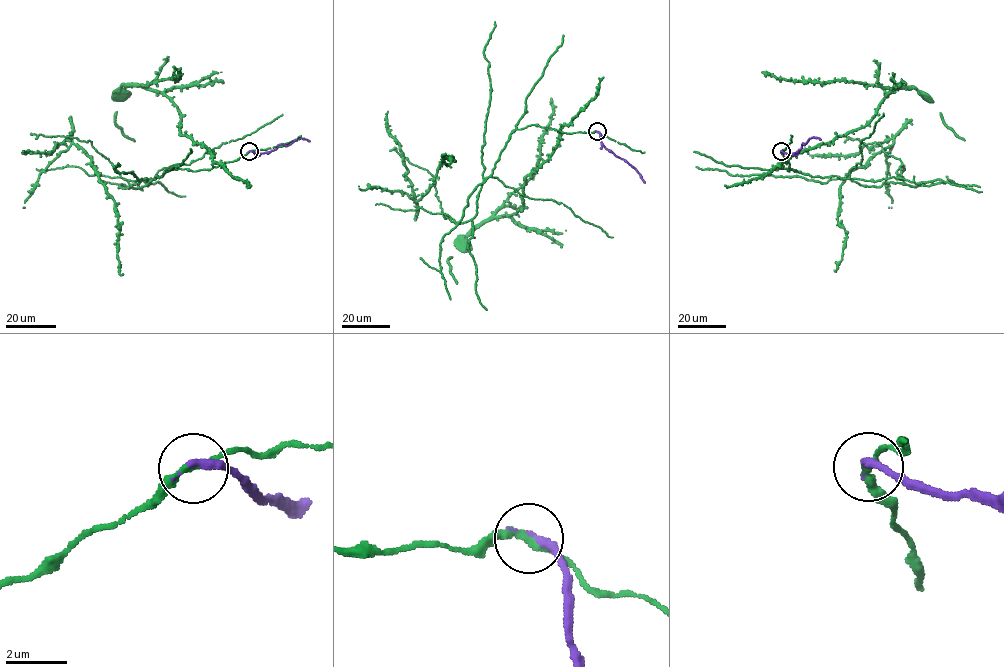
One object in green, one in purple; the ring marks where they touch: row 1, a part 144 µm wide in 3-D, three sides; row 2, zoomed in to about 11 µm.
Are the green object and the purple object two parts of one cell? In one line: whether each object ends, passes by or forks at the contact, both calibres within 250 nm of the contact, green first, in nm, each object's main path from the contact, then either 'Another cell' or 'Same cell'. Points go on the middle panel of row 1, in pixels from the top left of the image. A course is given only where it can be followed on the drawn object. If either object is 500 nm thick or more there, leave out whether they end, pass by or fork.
At the ring green passes by. At the ring purple ends. Thickness 220 nm (green) against 280 nm. Course of green: (597, 132), (531, 124), (515, 130), (456, 224), (475, 215), (483, 181), (490, 87), (484, 52), (495, 21). Course of purple: (597, 132), (604, 146), (624, 159), (644, 182). Another cell

